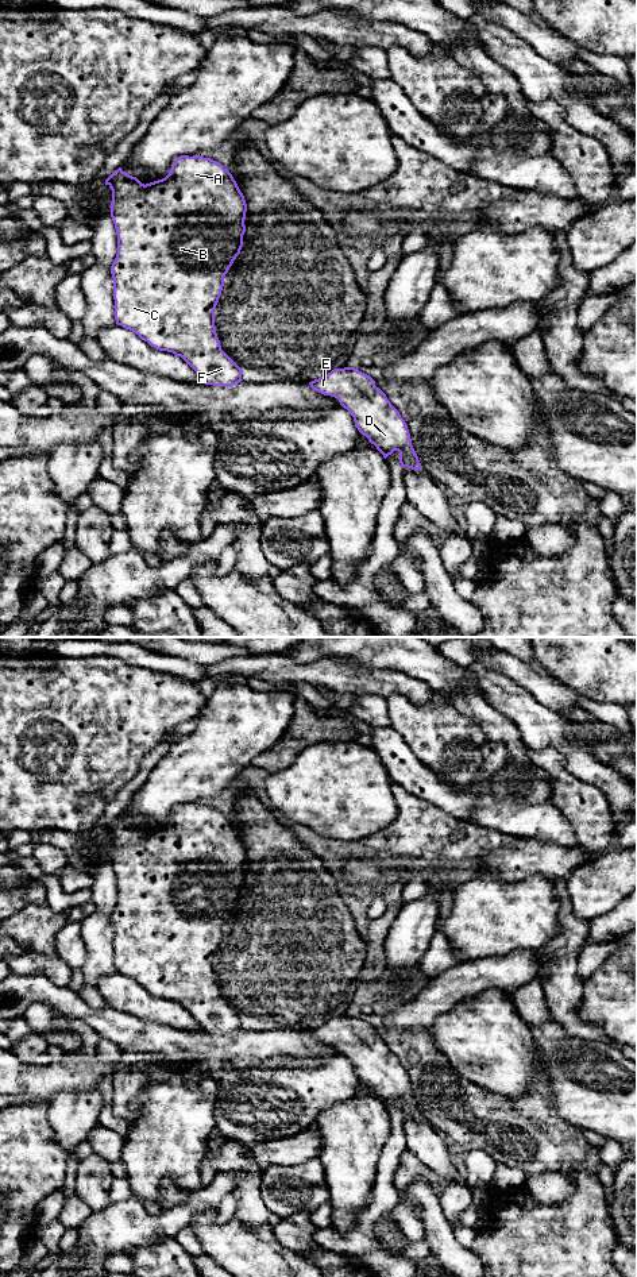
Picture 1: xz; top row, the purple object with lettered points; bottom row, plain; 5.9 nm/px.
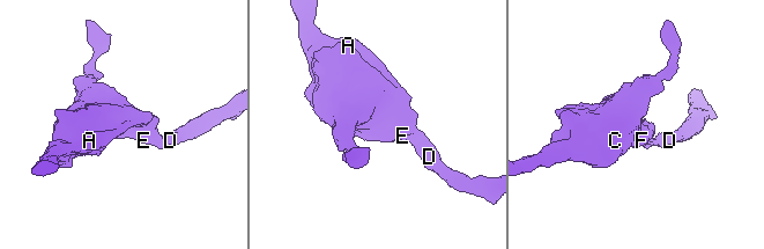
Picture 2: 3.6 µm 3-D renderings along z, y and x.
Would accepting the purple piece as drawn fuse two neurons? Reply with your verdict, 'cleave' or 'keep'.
keep

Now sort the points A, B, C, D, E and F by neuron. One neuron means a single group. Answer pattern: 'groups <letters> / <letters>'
groups A B C D E F

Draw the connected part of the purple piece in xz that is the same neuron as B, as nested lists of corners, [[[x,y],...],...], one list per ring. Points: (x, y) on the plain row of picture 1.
[[[200,803],[178,805],[169,822],[142,832],[119,815],[107,827],[112,838],[111,865],[117,881],[117,902],[111,914],[115,968],[159,999],[181,1004],[202,1031],[232,1034],[242,1030],[242,1016],[221,998],[215,975],[215,957],[224,925],[243,895],[247,852],[232,822],[219,810]]]

